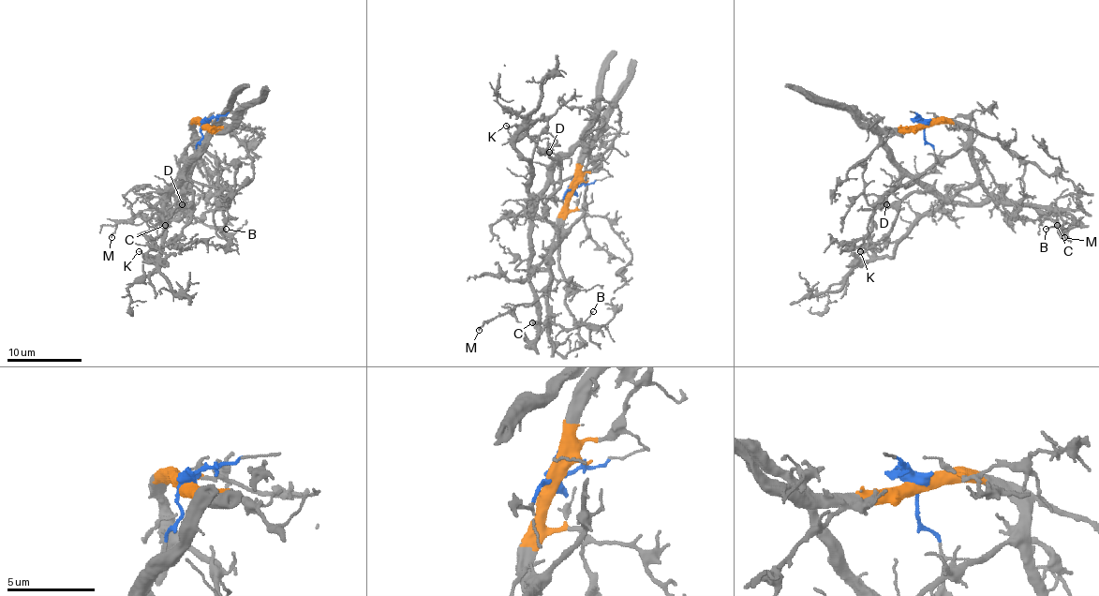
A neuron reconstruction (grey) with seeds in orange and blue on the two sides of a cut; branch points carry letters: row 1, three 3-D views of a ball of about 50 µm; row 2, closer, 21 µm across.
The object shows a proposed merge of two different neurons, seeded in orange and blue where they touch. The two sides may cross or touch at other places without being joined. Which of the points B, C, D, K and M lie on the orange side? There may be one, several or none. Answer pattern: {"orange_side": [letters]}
{"orange_side": ["B", "D", "M"]}

